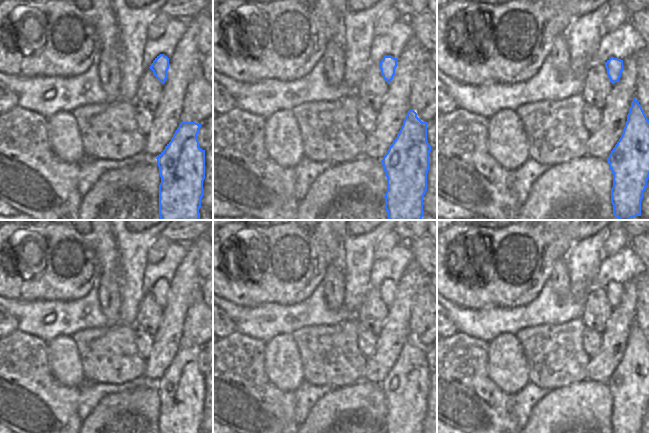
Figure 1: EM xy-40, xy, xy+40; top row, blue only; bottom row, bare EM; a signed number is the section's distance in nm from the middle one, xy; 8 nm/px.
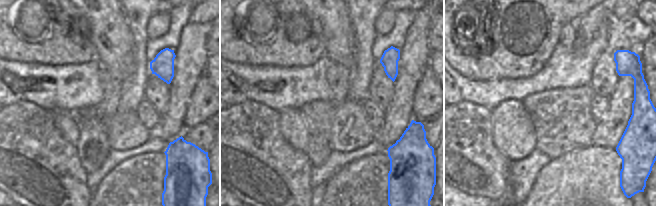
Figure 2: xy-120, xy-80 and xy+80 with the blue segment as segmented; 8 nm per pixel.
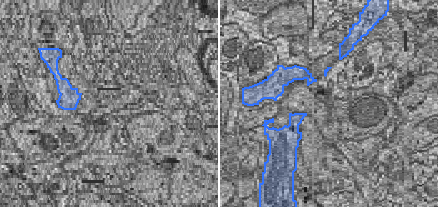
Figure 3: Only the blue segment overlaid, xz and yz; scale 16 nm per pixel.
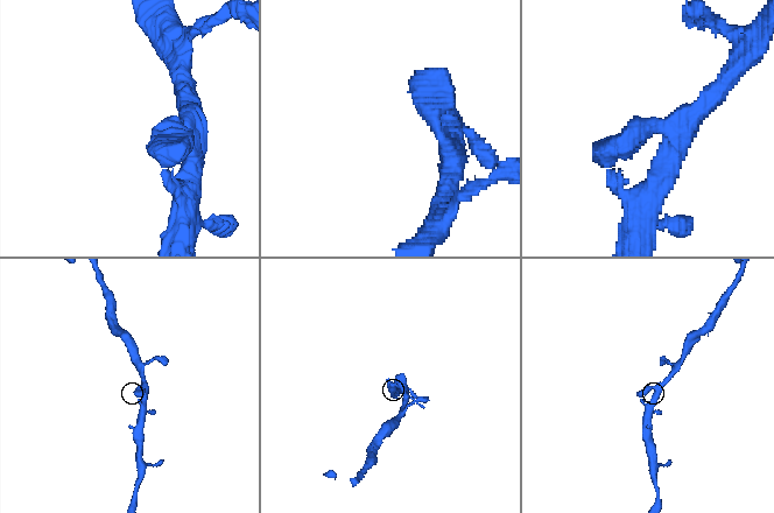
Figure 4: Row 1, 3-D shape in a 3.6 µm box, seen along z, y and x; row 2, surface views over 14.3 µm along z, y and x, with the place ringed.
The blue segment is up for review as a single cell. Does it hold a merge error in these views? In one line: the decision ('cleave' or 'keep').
keep

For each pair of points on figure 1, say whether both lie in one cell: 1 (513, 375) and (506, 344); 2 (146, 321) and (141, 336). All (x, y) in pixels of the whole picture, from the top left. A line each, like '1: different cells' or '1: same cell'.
1: same cell
2: different cells

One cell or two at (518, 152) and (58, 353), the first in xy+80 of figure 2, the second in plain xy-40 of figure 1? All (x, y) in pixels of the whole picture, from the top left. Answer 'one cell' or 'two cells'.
one cell

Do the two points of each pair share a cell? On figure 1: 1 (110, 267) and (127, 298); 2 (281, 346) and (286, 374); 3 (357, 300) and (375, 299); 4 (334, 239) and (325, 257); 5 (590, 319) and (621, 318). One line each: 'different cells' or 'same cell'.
1: different cells
2: same cell
3: different cells
4: different cells
5: different cells

